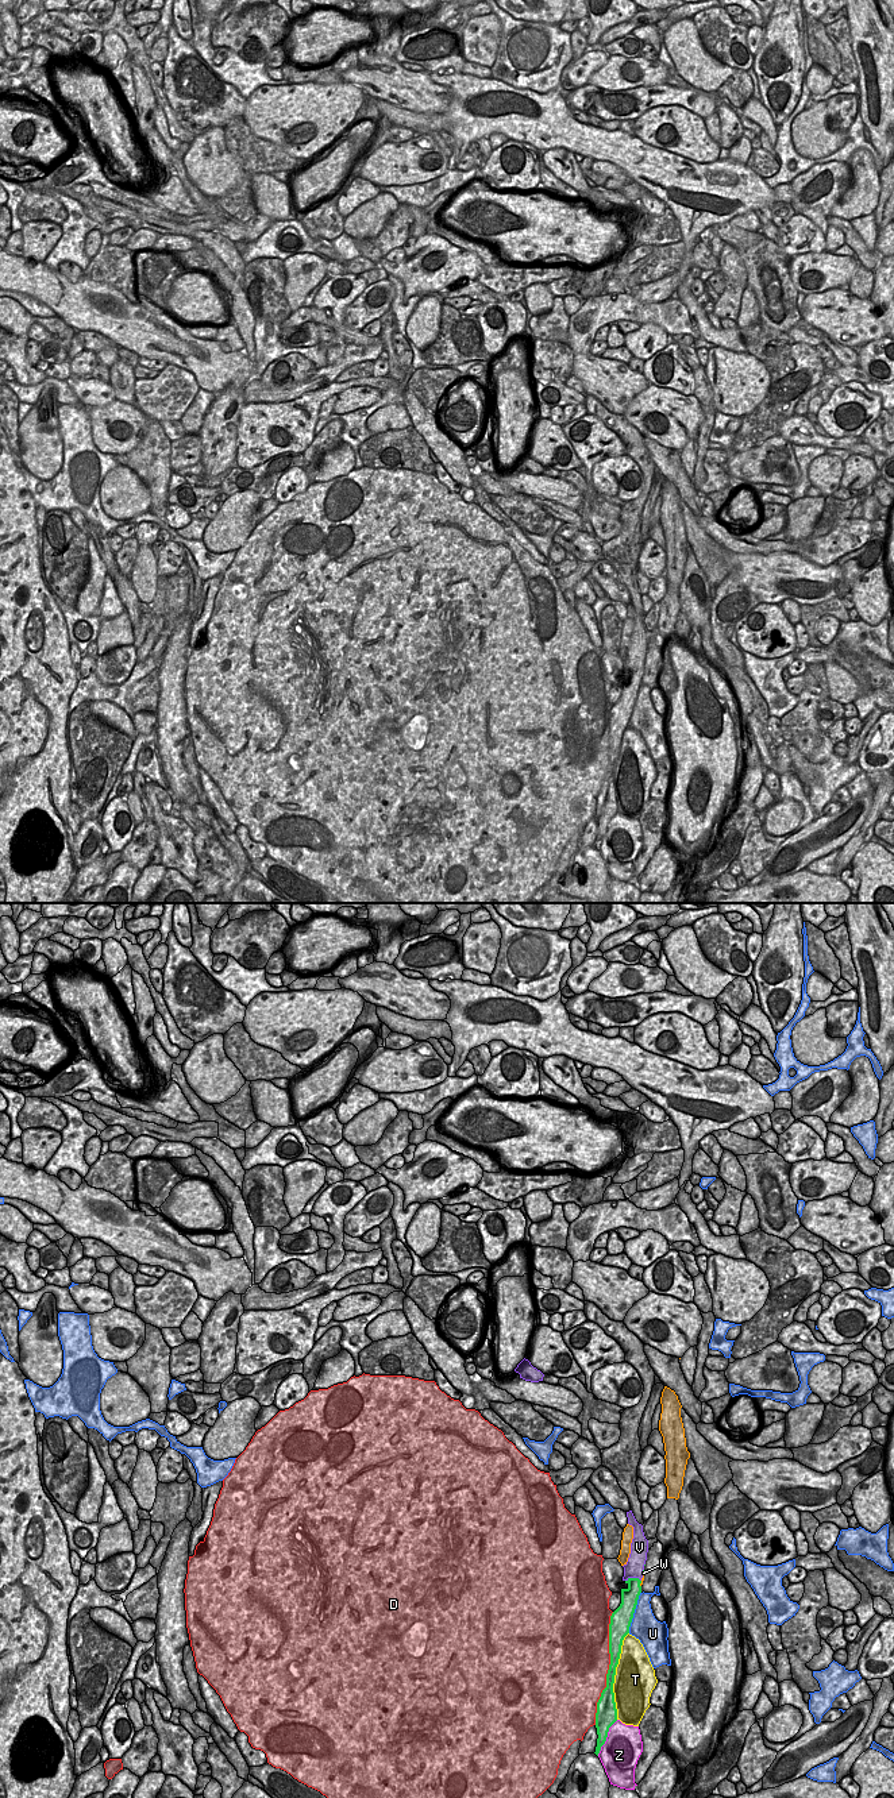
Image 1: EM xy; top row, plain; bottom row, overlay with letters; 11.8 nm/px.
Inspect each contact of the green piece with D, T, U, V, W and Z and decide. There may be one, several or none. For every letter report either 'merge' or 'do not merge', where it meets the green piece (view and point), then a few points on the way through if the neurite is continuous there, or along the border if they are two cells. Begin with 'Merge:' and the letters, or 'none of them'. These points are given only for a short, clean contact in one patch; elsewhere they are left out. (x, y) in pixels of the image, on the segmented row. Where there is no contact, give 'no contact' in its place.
Merge: V
D: do not merge; meets green in xy at (609, 1669)
T: do not merge; meets green in xy at (615, 1674)
U: do not merge; meets green in xy at (634, 1612)
V: merge; meets green in xy at (634, 1578); runs through xy (629, 1596), (634, 1590), (634, 1578), (634, 1569)
W: do not merge; meets green in xy at (640, 1582); border along xy (642, 1581), (640, 1586)
Z: do not merge; meets green in xy at (607, 1736)

